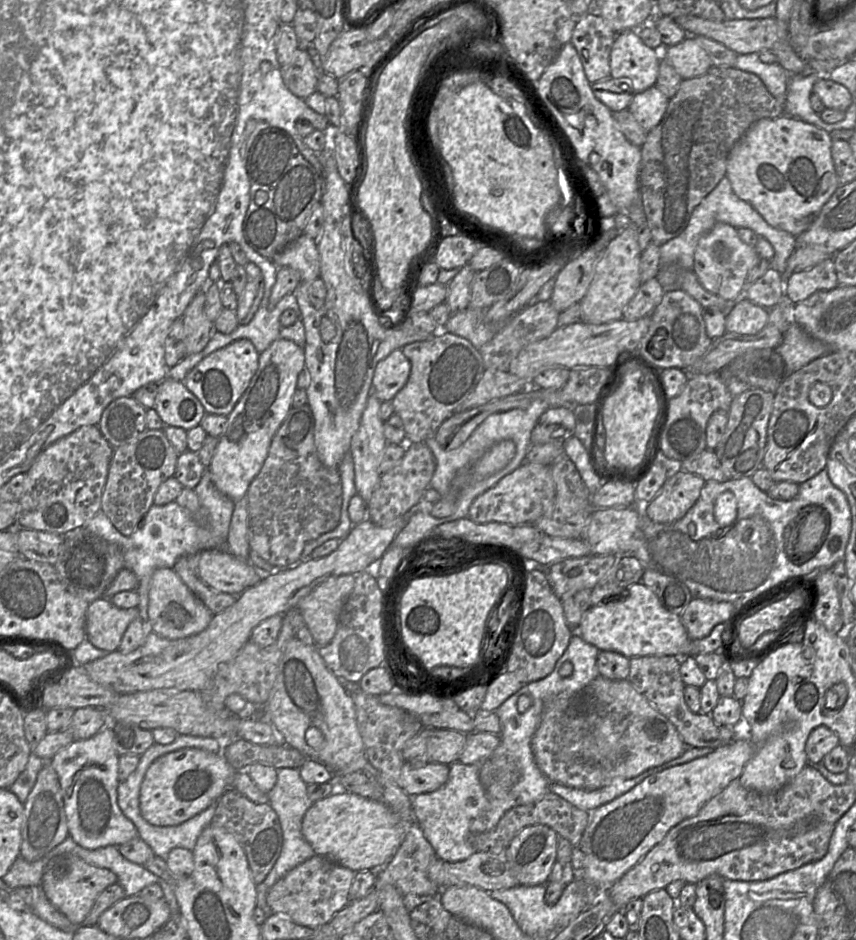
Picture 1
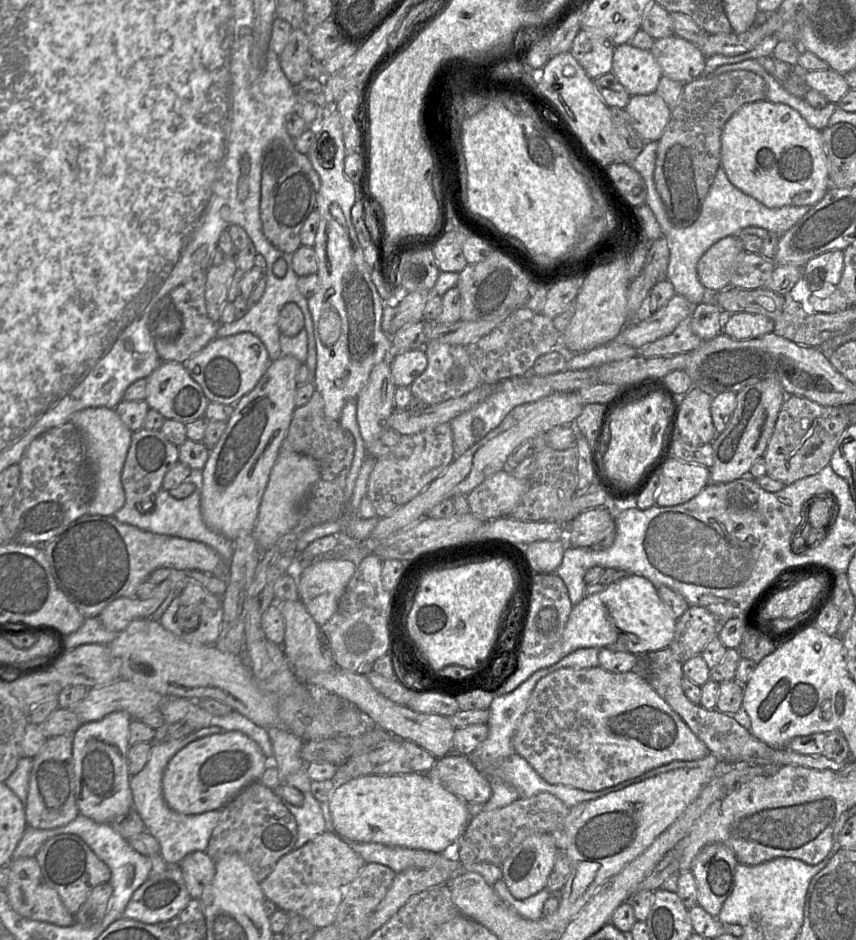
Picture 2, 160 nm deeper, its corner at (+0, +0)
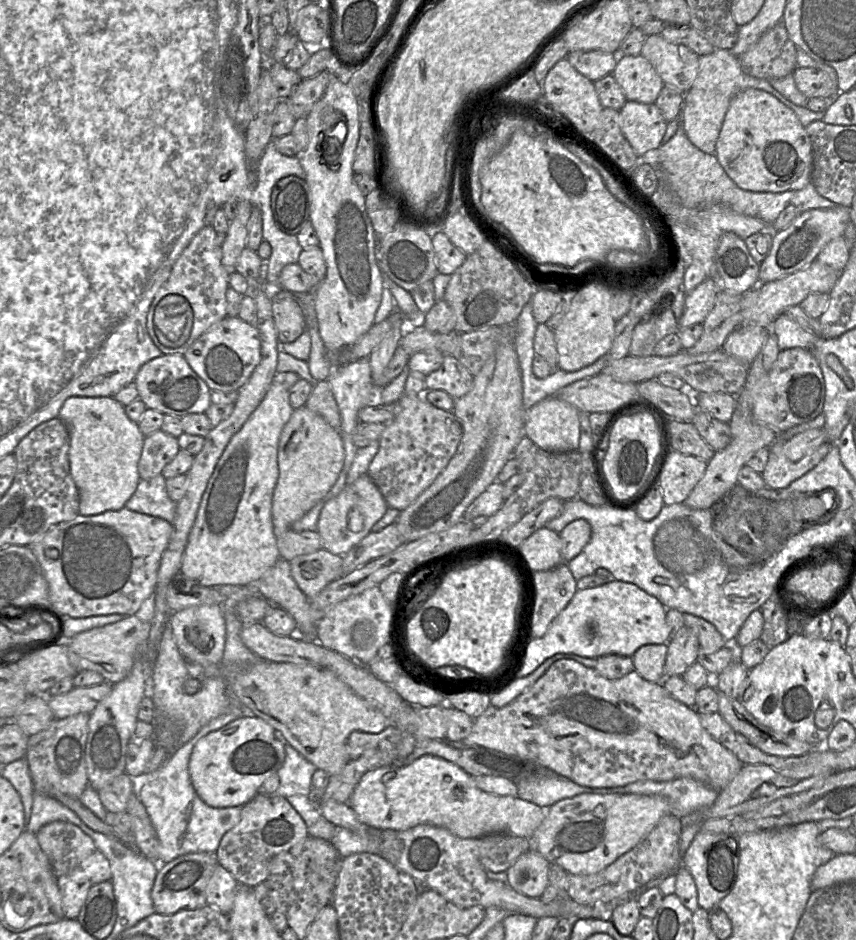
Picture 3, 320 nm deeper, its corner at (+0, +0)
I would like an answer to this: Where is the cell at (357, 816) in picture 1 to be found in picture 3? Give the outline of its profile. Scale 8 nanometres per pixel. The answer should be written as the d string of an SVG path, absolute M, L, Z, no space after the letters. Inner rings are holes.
M423 755L411 763L396 763L365 773L354 788L349 801L361 822L376 829L403 831L419 824L448 829L463 838L480 838L490 834L508 834L531 838L546 817L546 809L517 796L498 796L479 789L474 777L442 758Z

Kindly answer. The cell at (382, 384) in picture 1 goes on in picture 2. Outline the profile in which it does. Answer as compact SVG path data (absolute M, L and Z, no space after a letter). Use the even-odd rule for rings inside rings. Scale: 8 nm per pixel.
M414 349L389 358L390 371L396 387L410 387L427 367L424 349Z

